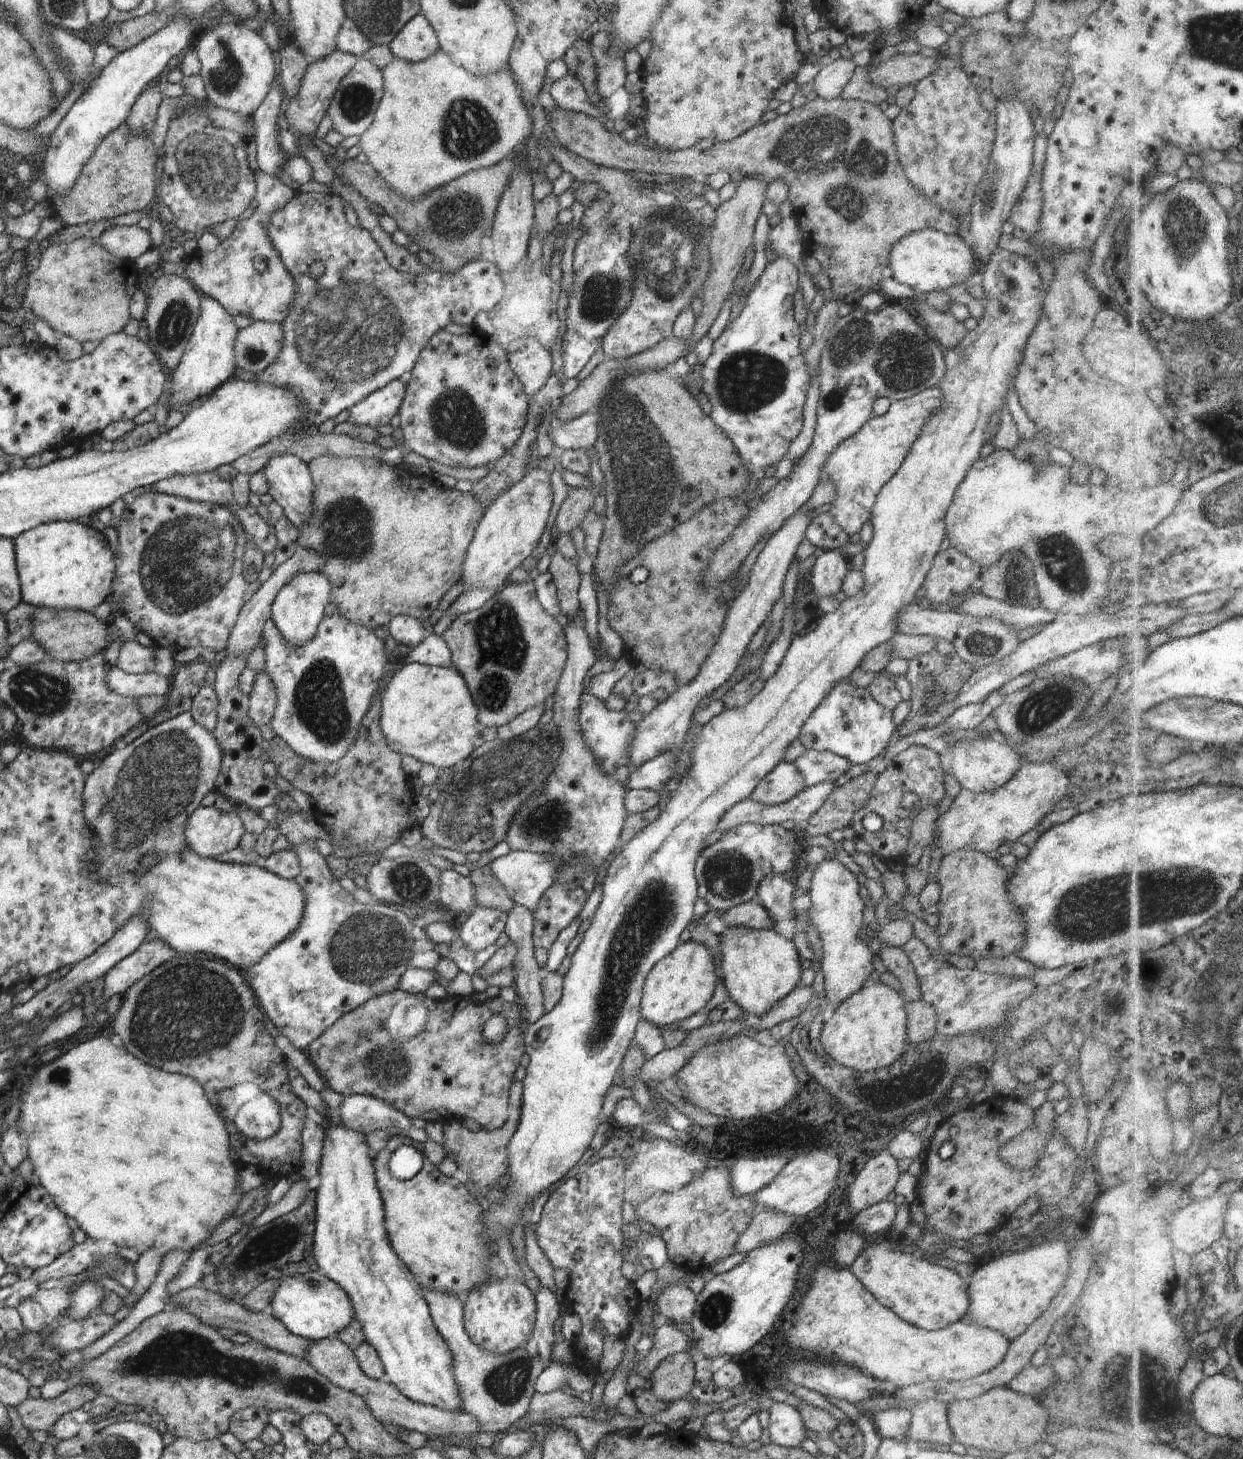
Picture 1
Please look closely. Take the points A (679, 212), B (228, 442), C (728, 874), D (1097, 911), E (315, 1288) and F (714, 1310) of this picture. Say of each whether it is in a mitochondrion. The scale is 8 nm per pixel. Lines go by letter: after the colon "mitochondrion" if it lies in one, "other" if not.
A: mitochondrion
B: other
C: mitochondrion
D: mitochondrion
E: mitochondrion
F: mitochondrion

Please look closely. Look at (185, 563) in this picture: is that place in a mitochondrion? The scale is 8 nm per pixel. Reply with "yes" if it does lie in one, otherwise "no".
yes

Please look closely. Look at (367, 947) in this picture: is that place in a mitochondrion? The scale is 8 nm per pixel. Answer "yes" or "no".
yes

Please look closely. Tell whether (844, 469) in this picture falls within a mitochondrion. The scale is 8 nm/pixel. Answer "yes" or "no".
no

